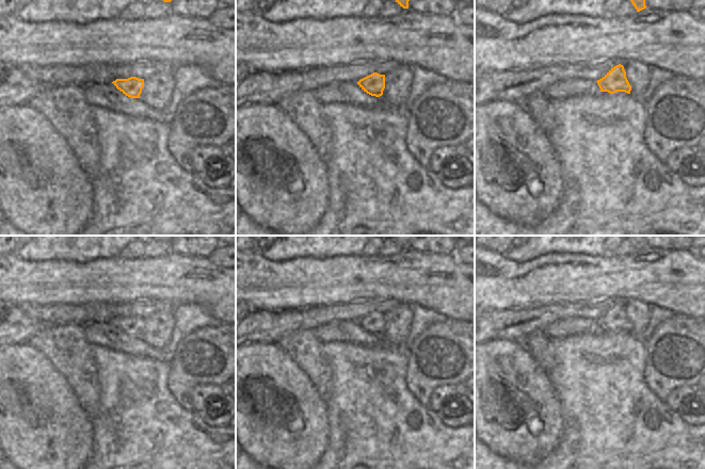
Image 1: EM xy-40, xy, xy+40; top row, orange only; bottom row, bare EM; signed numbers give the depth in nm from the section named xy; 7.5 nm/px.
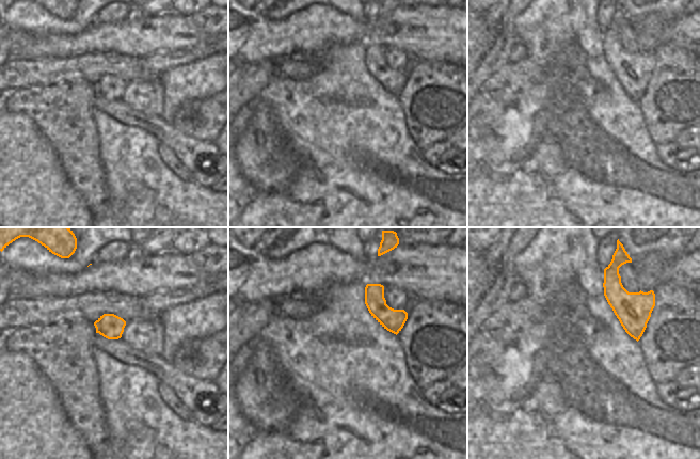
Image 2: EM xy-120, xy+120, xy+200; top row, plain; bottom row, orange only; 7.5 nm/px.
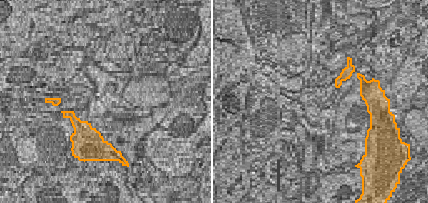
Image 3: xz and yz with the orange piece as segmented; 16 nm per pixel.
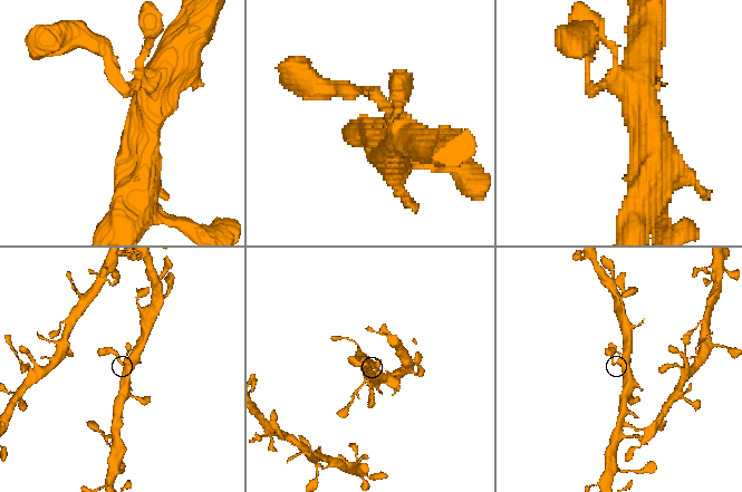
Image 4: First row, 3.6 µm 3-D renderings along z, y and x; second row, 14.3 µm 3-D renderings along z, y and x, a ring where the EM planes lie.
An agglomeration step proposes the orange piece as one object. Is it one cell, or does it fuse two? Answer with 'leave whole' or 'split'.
leave whole

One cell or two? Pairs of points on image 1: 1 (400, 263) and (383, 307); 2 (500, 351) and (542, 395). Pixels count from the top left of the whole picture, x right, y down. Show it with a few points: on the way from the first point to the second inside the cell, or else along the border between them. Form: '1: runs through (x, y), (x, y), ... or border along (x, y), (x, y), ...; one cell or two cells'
1: border along (362, 300), (394, 298), (399, 303); two cells
2: runs through (512, 362), (528, 377), (530, 384); one cell

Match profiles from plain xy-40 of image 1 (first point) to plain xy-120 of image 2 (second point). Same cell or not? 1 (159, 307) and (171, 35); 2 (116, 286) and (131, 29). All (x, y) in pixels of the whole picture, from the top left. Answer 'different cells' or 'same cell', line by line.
1: different cells
2: same cell

